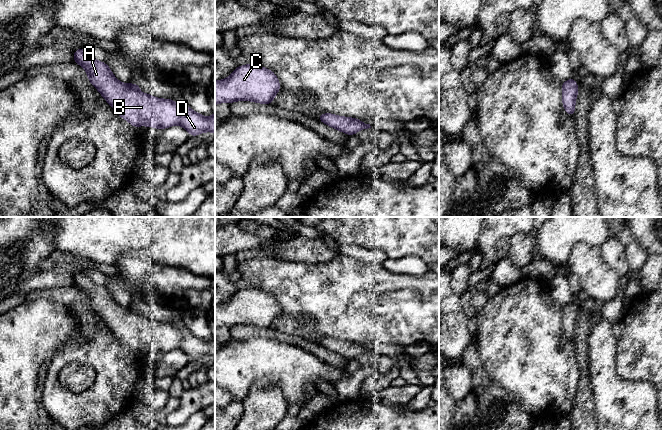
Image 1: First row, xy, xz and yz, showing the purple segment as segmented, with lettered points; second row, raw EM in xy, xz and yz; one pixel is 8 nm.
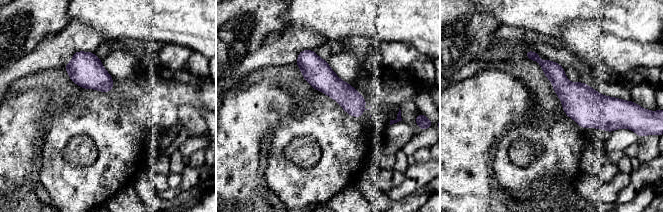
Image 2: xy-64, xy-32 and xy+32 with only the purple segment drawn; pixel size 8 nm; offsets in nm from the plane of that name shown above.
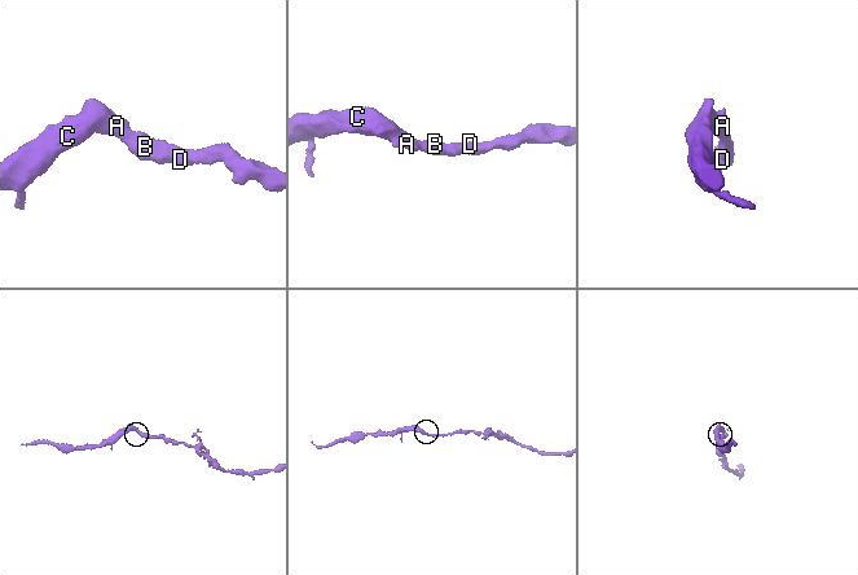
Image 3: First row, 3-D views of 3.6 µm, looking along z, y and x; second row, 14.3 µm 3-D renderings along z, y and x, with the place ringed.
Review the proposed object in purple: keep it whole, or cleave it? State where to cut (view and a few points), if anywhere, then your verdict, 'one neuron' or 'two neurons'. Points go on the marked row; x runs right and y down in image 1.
no cut; one neuron

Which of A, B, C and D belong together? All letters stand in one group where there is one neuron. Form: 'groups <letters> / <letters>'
groups A B C D

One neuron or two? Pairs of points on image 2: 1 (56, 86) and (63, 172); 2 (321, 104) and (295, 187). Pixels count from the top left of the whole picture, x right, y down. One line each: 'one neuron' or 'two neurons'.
1: two neurons
2: one neuron

